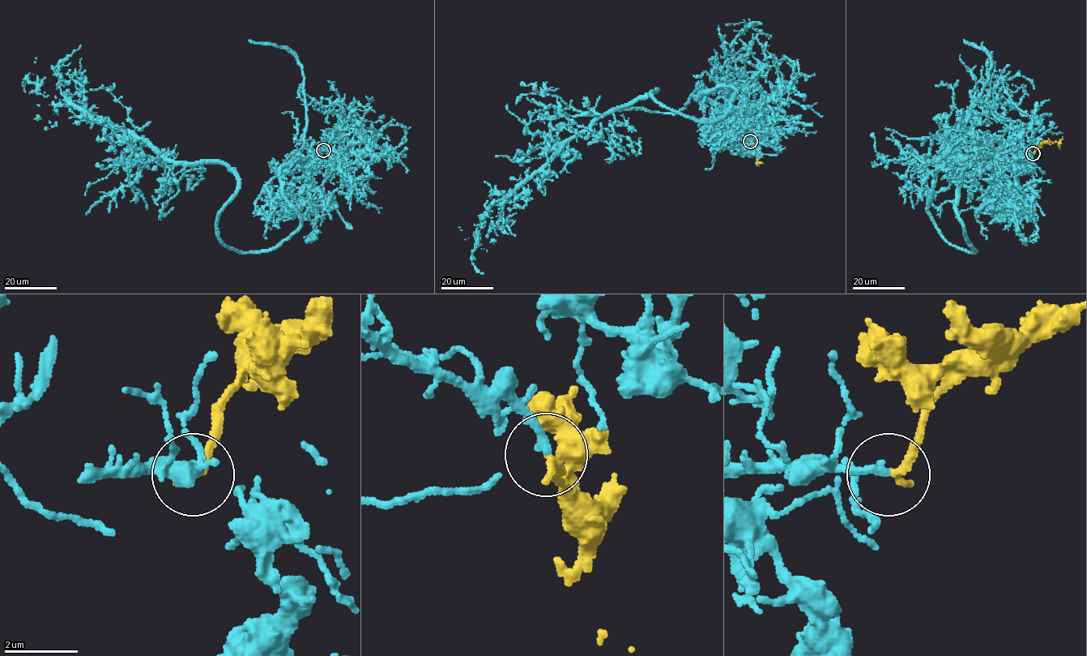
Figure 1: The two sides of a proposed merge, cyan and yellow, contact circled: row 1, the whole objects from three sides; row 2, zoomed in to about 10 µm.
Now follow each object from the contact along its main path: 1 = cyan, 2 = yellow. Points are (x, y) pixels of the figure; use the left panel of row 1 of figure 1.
1: (323, 150), (280, 169), (299, 228), (238, 252), (216, 225), (224, 165), (25, 92)
2: (323, 150), (329, 139), (326, 139), (327, 134)

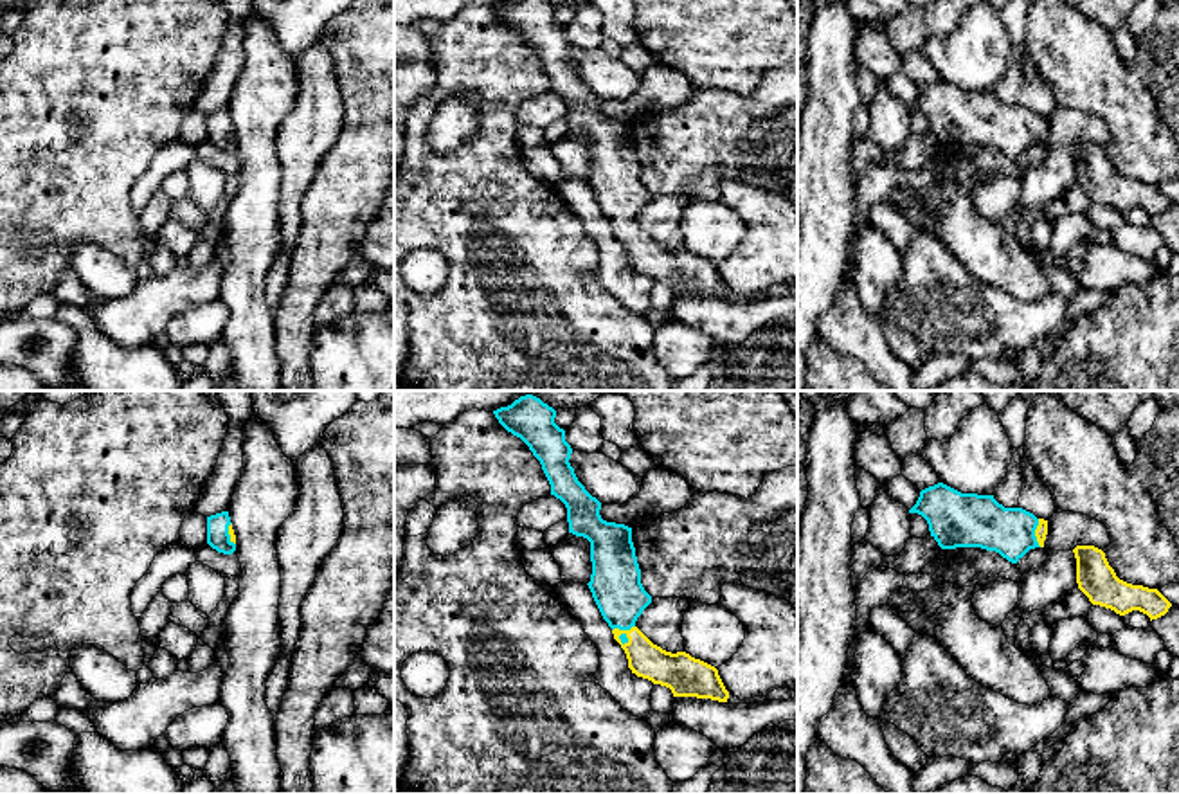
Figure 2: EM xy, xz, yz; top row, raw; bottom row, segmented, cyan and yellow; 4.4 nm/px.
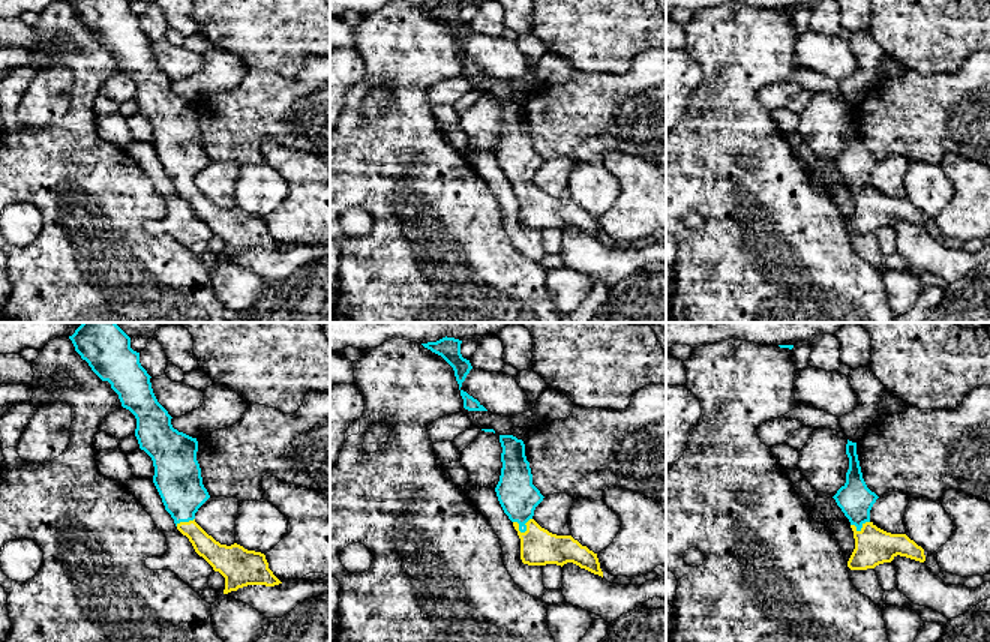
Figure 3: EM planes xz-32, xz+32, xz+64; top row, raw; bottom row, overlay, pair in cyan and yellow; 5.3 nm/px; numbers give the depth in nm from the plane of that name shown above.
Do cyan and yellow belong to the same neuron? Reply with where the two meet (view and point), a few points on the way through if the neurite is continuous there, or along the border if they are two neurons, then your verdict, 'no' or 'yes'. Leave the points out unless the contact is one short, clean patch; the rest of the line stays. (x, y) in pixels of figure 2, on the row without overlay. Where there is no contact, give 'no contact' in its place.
contact xz (625, 231); way xz (616, 184), (621, 195), (625, 231), (645, 256); yes

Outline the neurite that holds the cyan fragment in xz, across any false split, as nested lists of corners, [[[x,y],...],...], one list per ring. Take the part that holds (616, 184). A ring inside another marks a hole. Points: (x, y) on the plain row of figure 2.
[[[511,0],[493,11],[540,58],[551,92],[567,104],[569,130],[590,139],[592,171],[587,182],[632,270],[670,284],[673,293],[727,299],[729,288],[715,263],[686,248],[666,248],[635,223],[652,193],[641,180],[632,124],[601,115],[601,99],[585,86],[569,59],[572,45],[565,27],[554,20],[556,7],[547,0]]]

